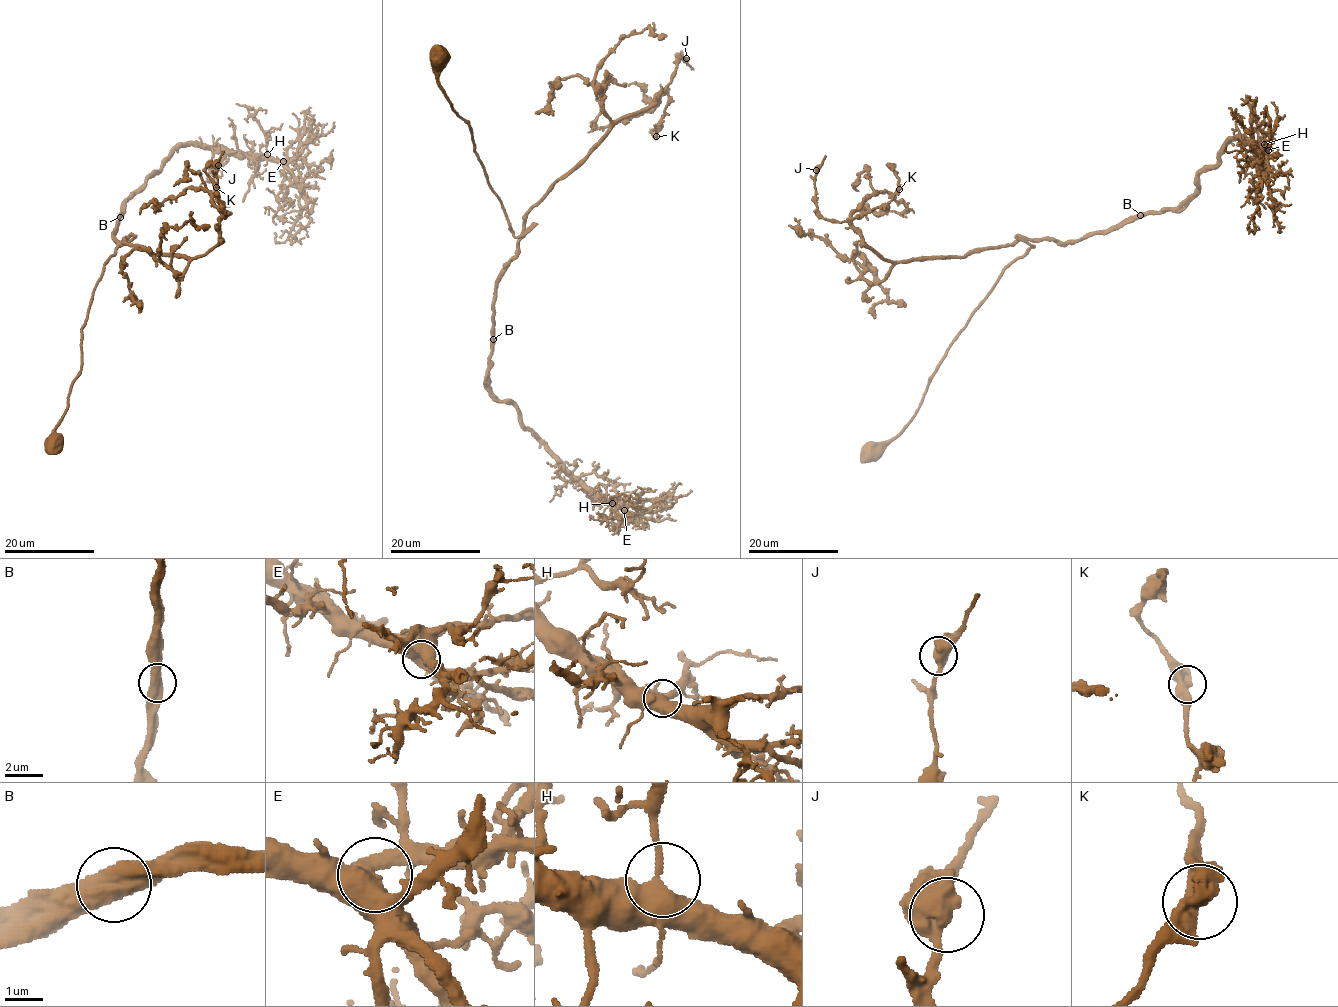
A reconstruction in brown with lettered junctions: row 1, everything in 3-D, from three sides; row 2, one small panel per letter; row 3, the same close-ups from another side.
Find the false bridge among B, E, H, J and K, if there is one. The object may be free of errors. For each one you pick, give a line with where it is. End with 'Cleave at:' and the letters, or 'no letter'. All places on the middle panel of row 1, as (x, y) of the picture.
Cleave at: no letter

